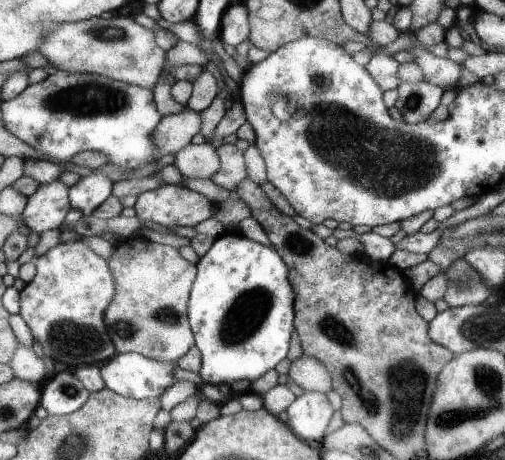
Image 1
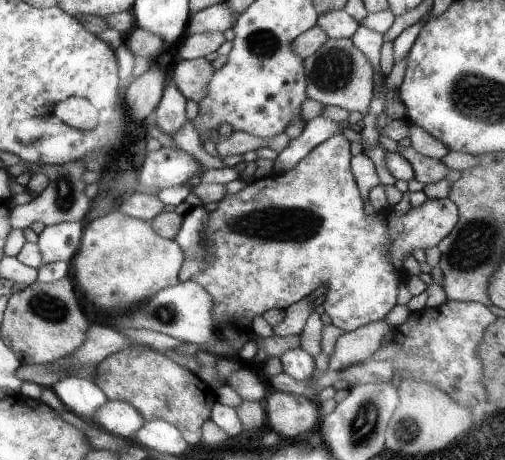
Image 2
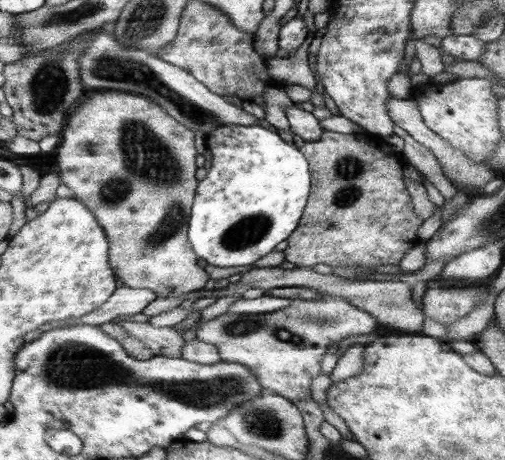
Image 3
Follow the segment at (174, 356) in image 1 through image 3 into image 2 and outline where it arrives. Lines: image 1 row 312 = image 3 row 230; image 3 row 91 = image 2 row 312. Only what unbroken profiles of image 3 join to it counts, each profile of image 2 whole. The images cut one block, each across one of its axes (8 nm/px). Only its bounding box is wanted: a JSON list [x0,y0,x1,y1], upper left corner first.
[70,209,184,315]

